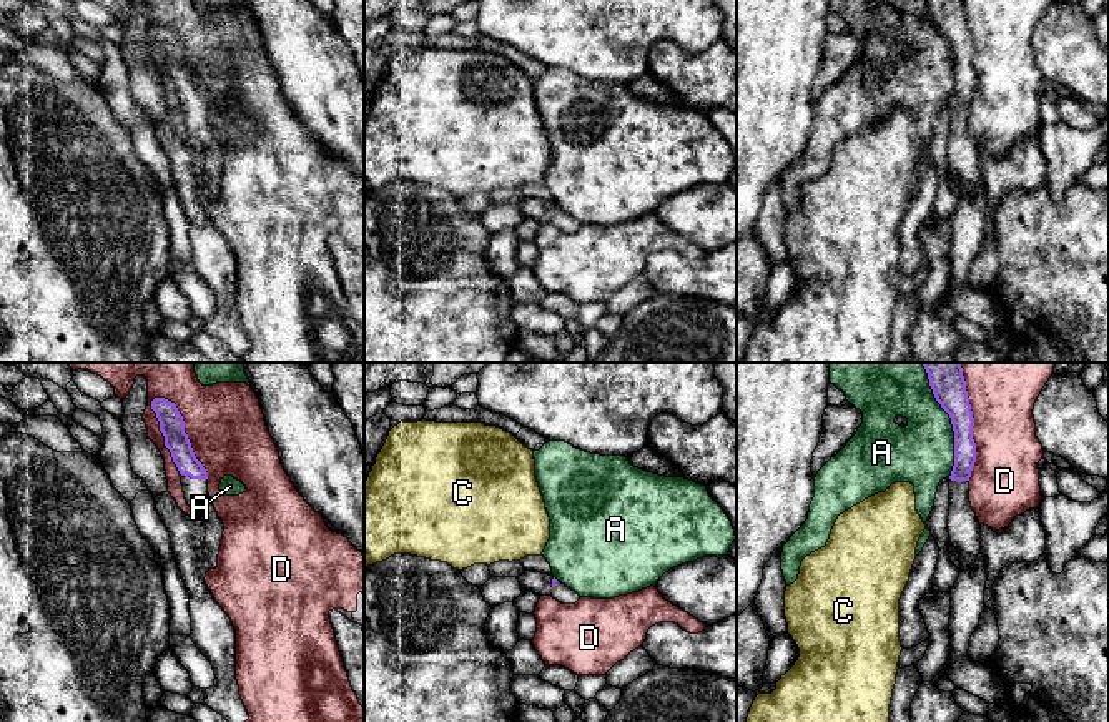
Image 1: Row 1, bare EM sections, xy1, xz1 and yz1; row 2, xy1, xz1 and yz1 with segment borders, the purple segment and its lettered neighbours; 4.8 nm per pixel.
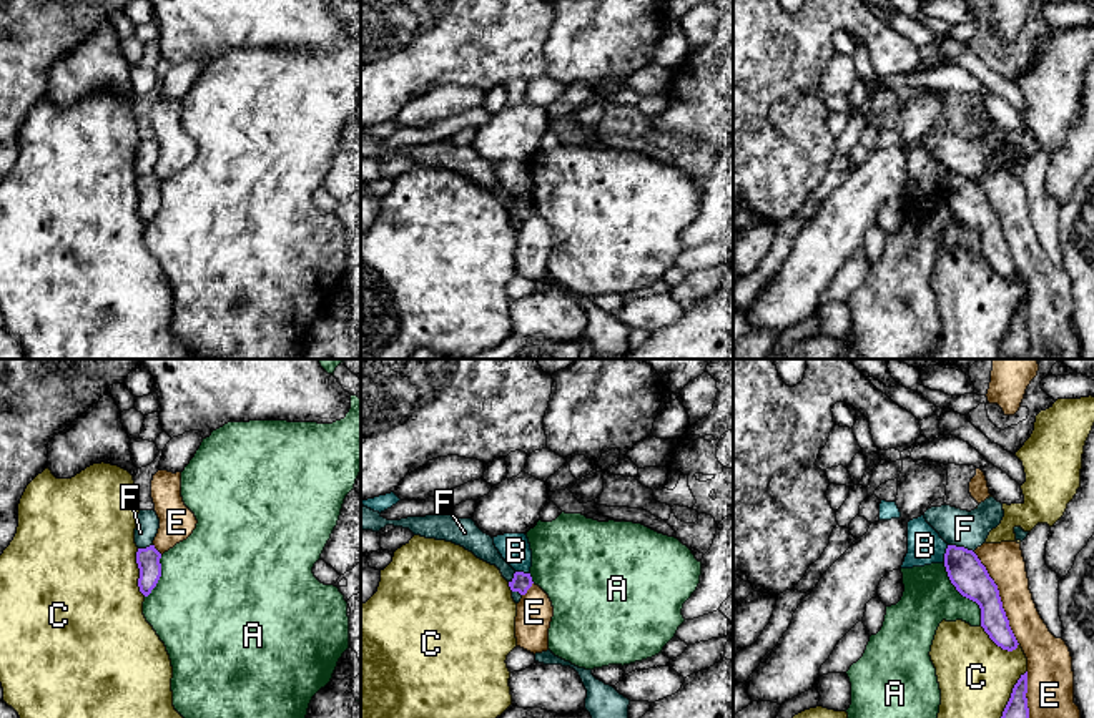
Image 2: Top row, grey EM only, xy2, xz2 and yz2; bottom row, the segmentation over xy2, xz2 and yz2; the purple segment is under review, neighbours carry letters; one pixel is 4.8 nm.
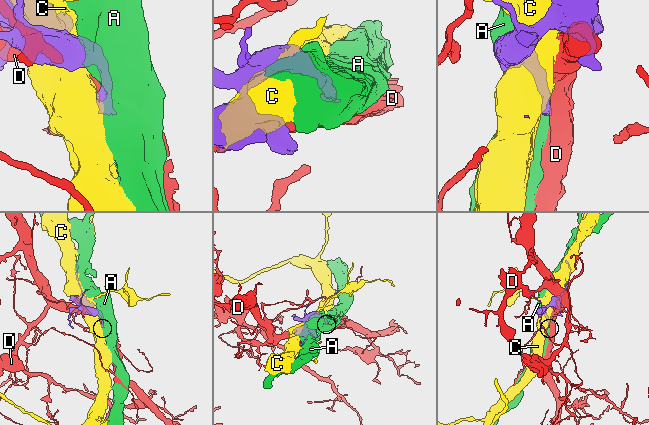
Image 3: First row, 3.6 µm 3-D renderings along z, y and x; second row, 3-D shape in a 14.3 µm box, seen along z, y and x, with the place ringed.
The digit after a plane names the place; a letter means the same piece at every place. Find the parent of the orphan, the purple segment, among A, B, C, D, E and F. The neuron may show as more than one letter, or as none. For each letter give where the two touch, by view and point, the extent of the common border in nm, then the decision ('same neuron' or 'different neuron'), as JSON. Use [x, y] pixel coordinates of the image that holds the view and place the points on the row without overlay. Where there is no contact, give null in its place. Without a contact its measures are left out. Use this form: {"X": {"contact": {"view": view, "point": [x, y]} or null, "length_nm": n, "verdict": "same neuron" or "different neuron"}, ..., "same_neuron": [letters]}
{"A": {"contact": {"view": "yz1", "point": [953, 54]}, "length_nm": 500, "verdict": "different neuron"}, "B": {"contact": {"view": "yz2", "point": [945, 181]}, "length_nm": 80, "verdict": "different neuron"}, "C": {"contact": {"view": "yz2", "point": [1010, 328]}, "length_nm": 320, "verdict": "different neuron"}, "D": {"contact": {"view": "xy1", "point": [183, 59]}, "length_nm": 480, "verdict": "different neuron"}, "E": {"contact": {"view": "yz2", "point": [1000, 226]}, "length_nm": 500, "verdict": "different neuron"}, "F": {"contact": {"view": "yz2", "point": [961, 175]}, "length_nm": 130, "verdict": "different neuron"}, "same_neuron": []}

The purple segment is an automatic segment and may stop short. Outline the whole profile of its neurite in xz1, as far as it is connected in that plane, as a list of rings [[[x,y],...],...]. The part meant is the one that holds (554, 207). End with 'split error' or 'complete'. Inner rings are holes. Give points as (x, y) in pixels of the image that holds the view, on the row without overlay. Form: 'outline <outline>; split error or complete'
outline [[[525,198],[522,203],[517,205],[524,218],[535,220],[539,223],[552,223],[562,231],[575,231],[580,223],[557,208],[554,203]]]; split error

